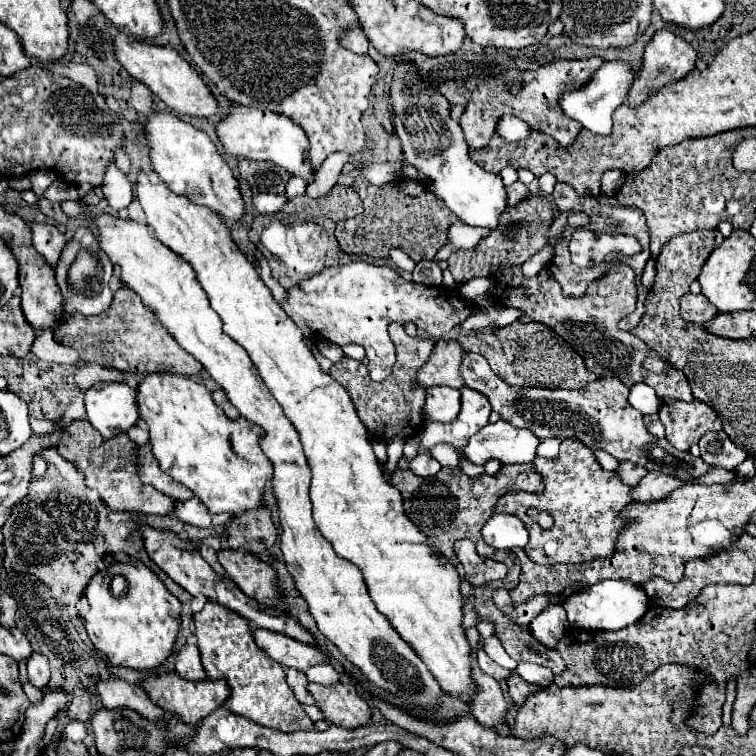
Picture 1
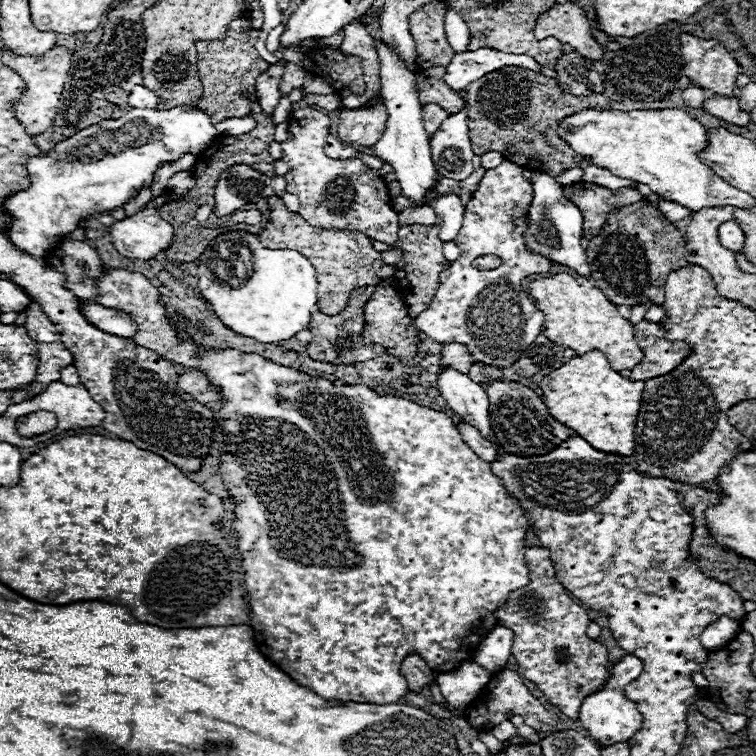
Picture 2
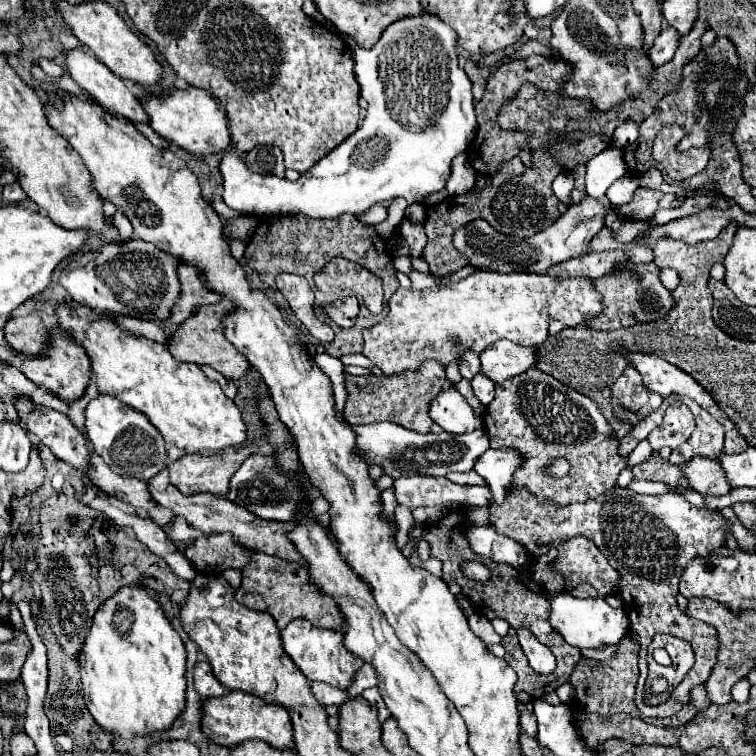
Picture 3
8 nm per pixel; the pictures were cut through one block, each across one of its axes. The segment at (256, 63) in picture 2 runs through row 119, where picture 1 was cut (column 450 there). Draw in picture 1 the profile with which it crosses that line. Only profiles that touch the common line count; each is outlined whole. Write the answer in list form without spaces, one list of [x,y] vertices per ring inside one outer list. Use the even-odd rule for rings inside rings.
[[[354,178],[352,190],[362,198],[364,212],[356,218],[336,224],[336,238],[346,254],[364,254],[370,258],[388,258],[390,248],[400,248],[414,262],[432,260],[436,252],[448,244],[448,228],[458,220],[442,200],[410,178],[372,186],[364,178]]]

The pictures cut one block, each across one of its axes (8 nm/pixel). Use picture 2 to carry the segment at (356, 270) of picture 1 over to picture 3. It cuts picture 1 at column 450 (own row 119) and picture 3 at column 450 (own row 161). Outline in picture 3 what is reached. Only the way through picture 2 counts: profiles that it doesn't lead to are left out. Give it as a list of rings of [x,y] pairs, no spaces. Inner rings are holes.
[[[476,272],[468,278],[428,290],[398,288],[390,300],[388,316],[364,328],[362,354],[386,376],[416,370],[424,360],[434,358],[444,364],[462,356],[466,348],[482,352],[488,344],[508,338],[520,346],[544,342],[548,318],[562,320],[564,326],[582,326],[584,318],[602,310],[600,294],[592,288],[592,278],[552,278],[548,274],[498,274]]]

